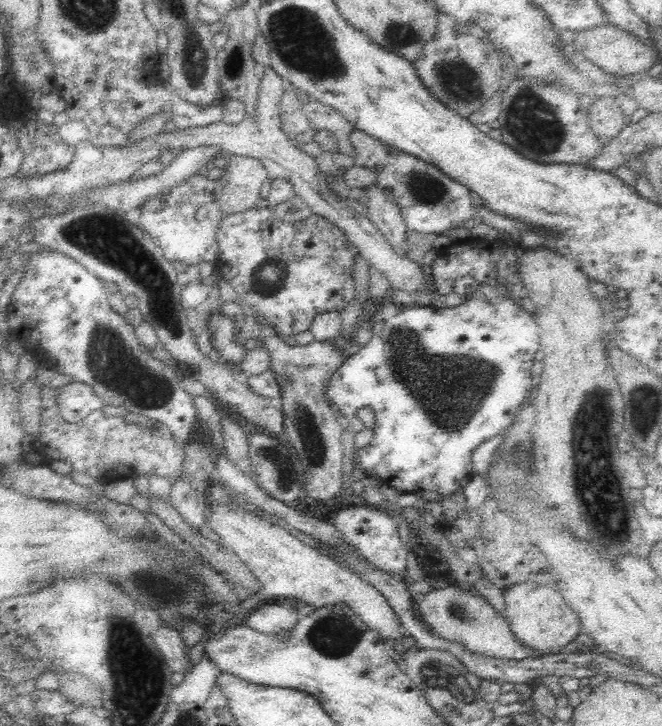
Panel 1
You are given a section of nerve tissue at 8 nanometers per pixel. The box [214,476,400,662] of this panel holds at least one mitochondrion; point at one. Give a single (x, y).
(334, 635)

